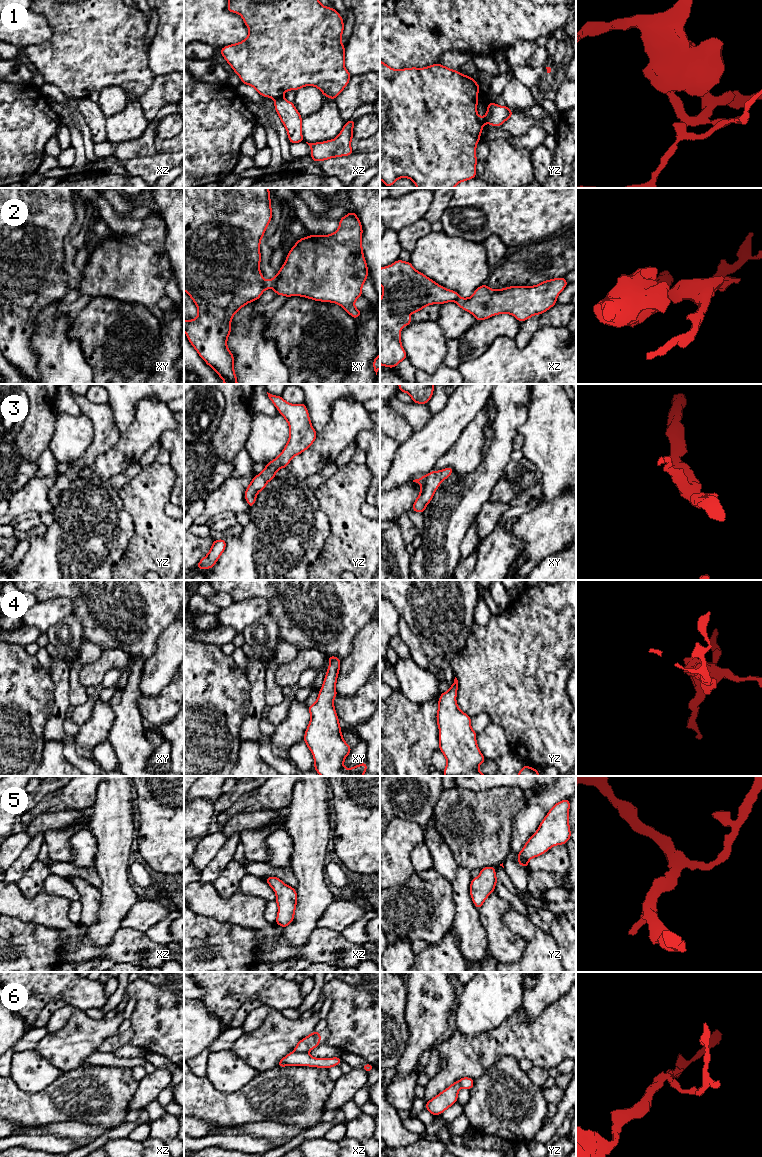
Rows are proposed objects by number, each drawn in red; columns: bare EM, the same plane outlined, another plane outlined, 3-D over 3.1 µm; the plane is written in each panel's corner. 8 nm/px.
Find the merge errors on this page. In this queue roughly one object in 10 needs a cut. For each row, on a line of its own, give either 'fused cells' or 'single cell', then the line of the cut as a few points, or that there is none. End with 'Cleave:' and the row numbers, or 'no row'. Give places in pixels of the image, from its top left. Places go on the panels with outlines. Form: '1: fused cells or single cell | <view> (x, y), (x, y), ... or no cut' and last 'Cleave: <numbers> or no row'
1: fused cells | xz (282, 95), (275, 99)
2: fused cells | xy (265, 281), (263, 290)
3: single cell | no cut
4: single cell | no cut
5: single cell | no cut
6: fused cells | xz (294, 1050), (306, 1053)
Cleave: 1, 2, 6

